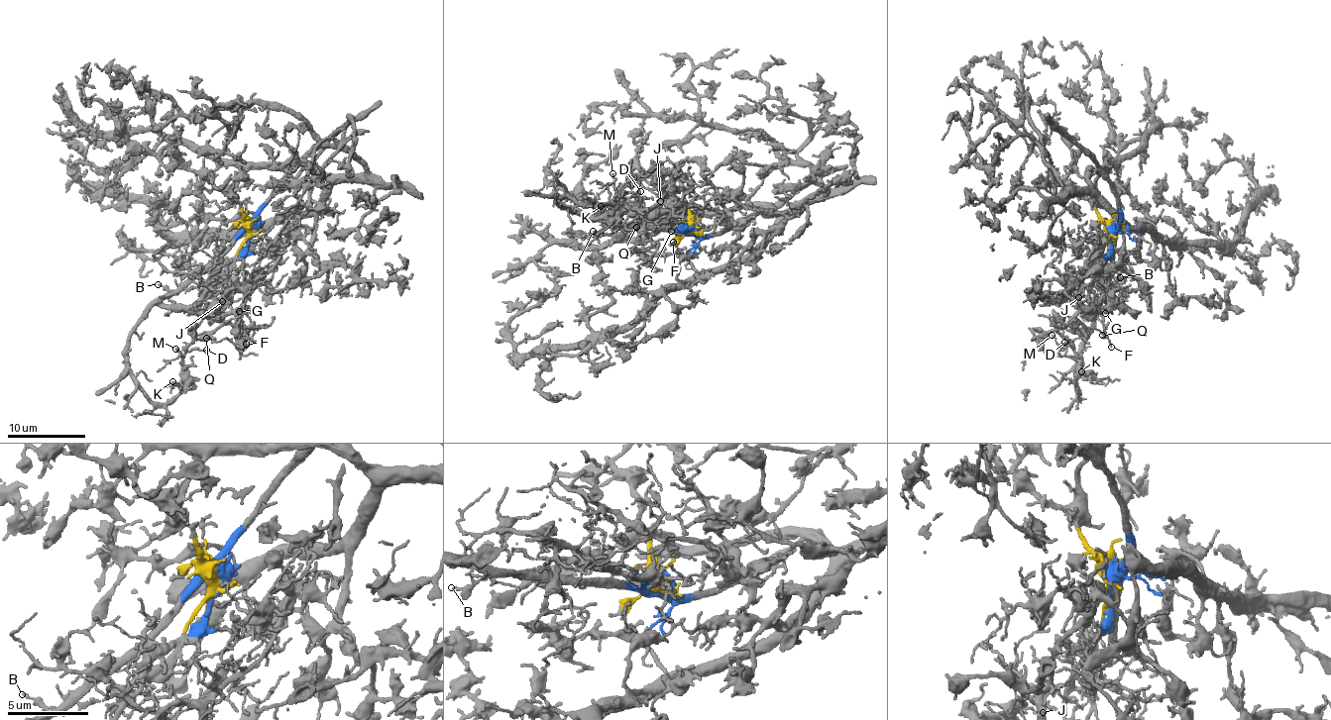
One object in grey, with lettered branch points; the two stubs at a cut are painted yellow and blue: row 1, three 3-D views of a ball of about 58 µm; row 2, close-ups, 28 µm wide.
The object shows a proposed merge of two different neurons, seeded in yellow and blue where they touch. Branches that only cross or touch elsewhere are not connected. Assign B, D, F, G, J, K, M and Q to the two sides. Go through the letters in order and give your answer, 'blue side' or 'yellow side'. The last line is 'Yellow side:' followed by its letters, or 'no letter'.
B: blue side
D: blue side
F: blue side
G: blue side
J: blue side
K: blue side
M: blue side
Q: blue side
Yellow side: no letter

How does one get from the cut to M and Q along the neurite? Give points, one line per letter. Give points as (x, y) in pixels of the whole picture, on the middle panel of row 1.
M: (697, 228), (694, 233), (624, 227), (611, 221), (597, 222), (563, 206), (558, 200), (613, 205), (612, 173)
Q: (697, 228), (686, 229), (679, 213), (692, 215), (680, 227), (672, 204), (654, 204), (624, 225), (636, 227)

